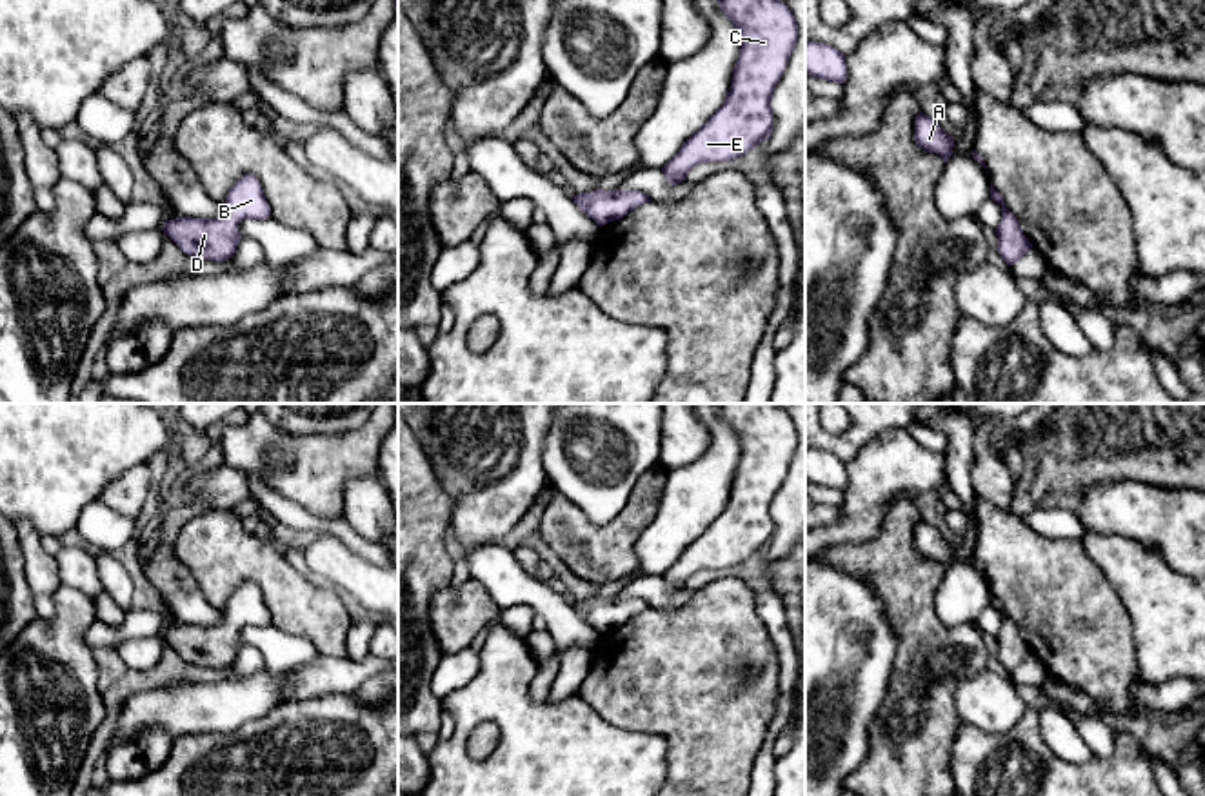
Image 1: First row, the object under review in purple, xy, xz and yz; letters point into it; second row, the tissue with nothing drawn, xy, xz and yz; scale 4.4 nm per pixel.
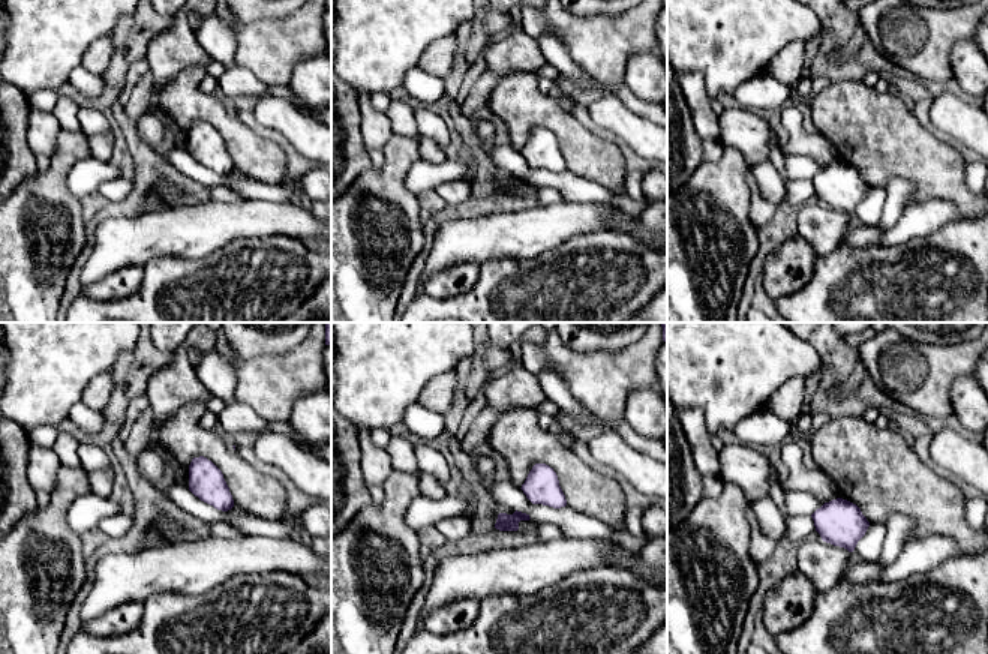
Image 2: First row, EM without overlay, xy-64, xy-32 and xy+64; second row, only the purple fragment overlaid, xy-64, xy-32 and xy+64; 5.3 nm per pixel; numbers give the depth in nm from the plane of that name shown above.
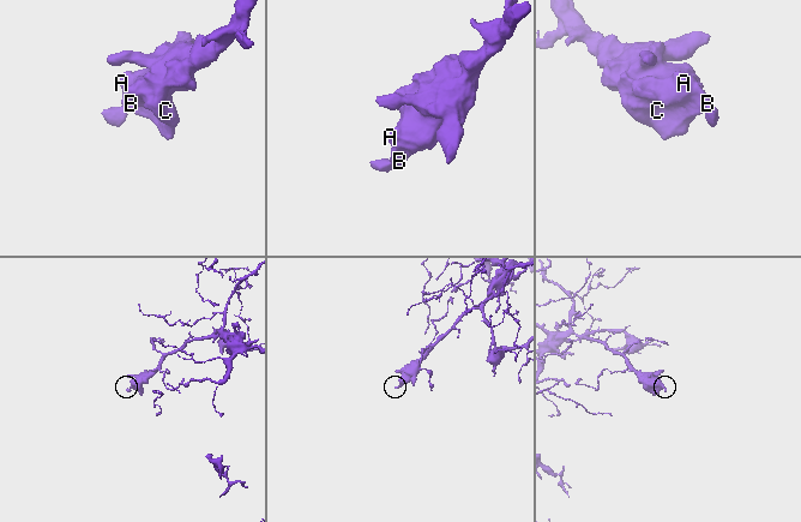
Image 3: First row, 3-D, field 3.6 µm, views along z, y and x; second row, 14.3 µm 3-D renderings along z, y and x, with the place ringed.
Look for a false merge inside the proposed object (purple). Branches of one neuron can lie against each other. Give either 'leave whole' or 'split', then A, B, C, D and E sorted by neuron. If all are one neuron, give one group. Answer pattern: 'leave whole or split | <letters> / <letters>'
leave whole | A B C D E

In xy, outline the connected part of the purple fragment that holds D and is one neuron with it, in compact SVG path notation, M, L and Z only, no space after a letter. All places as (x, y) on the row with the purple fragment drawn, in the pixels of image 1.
M244 174L229 191L224 202L224 213L220 218L174 218L167 220L162 227L164 234L169 236L185 254L202 260L224 262L231 258L240 242L238 224L242 220L265 220L271 214L271 207L265 200L264 189L256 176Z

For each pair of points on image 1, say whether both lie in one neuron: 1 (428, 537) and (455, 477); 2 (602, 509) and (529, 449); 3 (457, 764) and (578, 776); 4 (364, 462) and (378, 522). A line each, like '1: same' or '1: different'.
1: different
2: different
3: same
4: different

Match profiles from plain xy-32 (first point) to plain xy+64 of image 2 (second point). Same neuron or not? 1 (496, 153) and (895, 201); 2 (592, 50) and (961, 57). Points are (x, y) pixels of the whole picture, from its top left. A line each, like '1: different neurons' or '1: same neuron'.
1: same neuron
2: different neurons

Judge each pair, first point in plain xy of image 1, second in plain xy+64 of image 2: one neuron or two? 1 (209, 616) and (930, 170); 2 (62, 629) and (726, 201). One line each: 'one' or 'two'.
1: two
2: one

